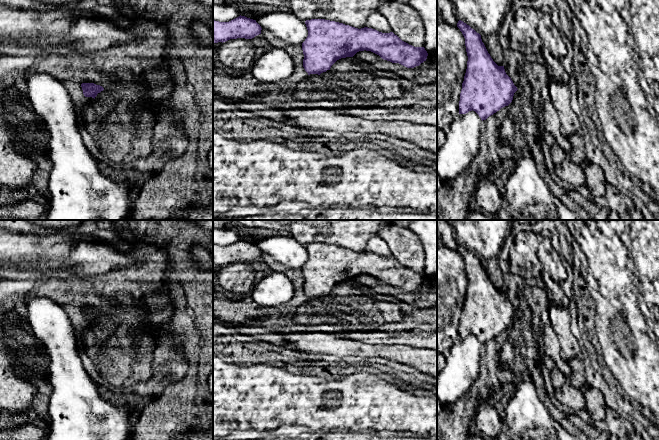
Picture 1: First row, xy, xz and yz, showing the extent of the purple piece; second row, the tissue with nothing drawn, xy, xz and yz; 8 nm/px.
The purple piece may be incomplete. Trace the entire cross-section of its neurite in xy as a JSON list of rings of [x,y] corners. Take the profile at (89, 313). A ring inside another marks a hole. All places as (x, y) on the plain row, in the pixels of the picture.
[[[82,307],[81,311],[85,321],[92,321],[94,323],[98,317],[104,314],[102,310],[96,309],[94,307]]]

